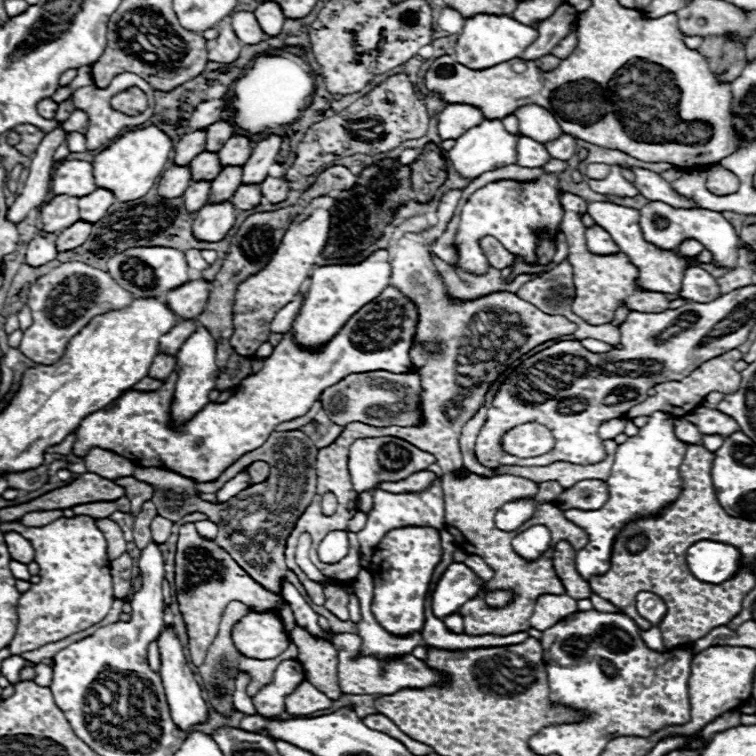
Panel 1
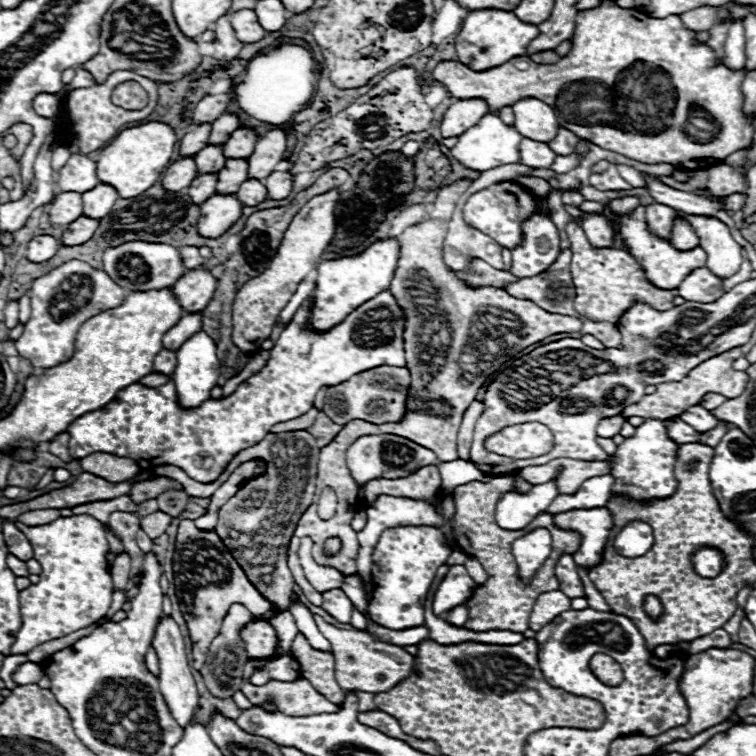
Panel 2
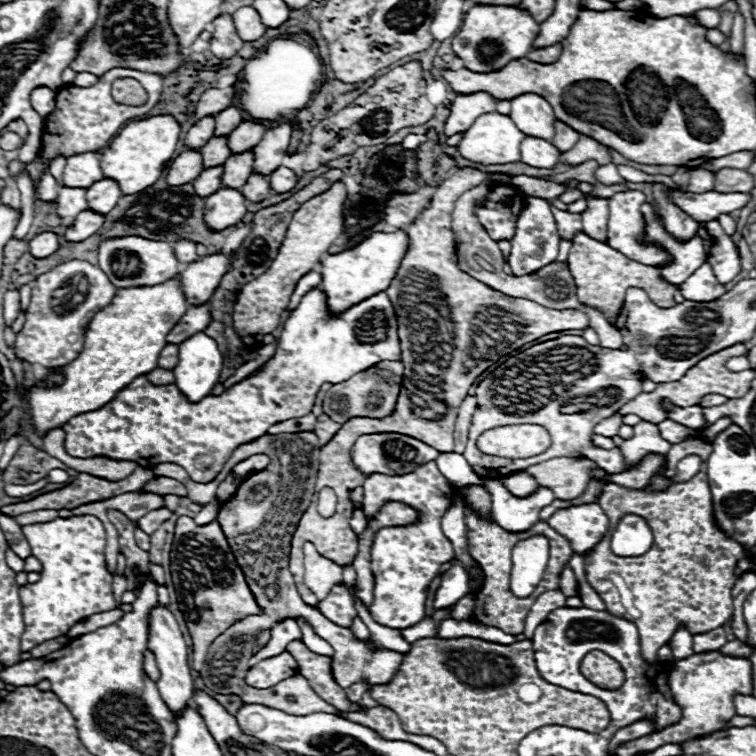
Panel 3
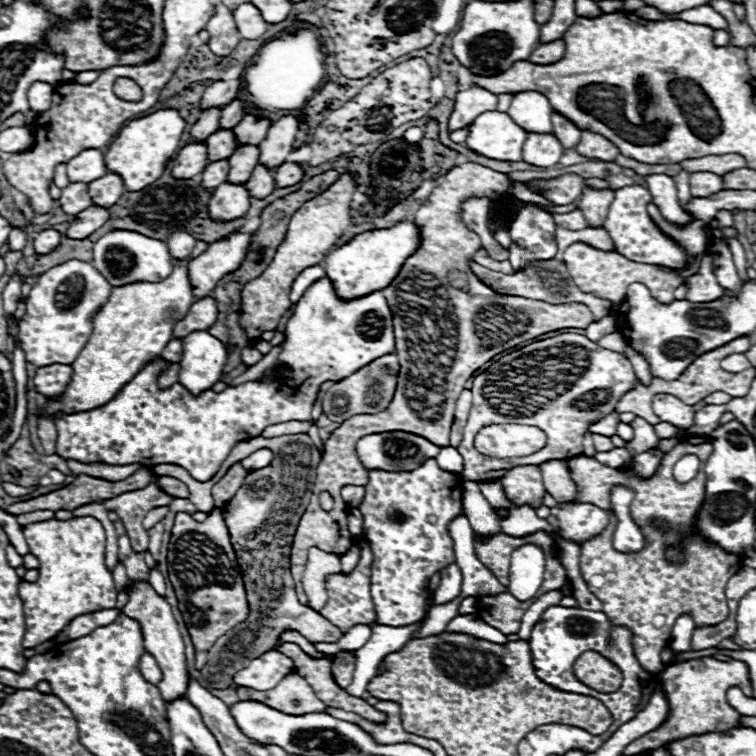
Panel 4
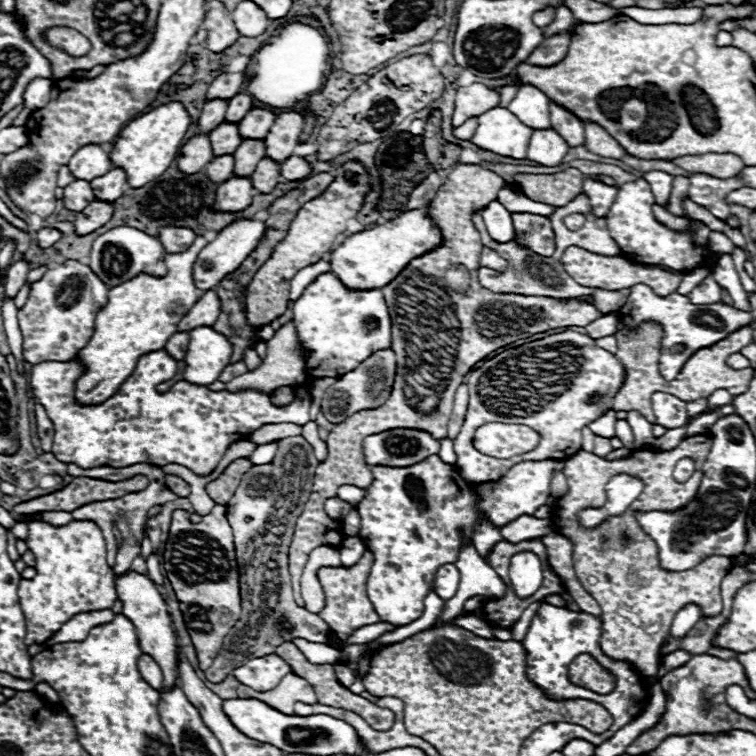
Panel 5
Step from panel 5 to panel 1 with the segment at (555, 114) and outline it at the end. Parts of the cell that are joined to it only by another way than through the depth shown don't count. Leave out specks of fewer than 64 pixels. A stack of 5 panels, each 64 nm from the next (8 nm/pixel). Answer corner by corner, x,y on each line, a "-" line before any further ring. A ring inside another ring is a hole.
562,134
560,138
552,140
552,142
546,142
544,144
548,148
548,152
552,154
552,158
558,158
558,160
570,160
574,150
576,150
576,138
570,136
570,134

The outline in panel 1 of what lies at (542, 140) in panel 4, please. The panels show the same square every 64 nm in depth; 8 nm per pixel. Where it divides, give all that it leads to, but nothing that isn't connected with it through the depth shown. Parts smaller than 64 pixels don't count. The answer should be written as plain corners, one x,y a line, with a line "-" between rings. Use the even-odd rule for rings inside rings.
520,136
516,152
518,152
518,162
516,164
524,166
524,168
542,168
546,162
552,160
552,156
544,148
544,144
540,144
536,140
530,140
528,136

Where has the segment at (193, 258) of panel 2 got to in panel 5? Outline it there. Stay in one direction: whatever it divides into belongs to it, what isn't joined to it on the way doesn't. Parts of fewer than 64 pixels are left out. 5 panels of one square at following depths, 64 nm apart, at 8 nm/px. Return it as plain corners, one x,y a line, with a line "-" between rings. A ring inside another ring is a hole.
164,226
160,228
158,238
162,240
162,246
166,252
174,254
174,252
184,252
196,238
196,234
190,228
182,228
182,226

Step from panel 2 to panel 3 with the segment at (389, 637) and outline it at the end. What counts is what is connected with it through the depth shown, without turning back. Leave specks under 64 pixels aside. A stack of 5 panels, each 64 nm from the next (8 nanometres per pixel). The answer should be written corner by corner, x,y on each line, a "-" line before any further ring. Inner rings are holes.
446,608
446,610
436,610
436,612
432,612
432,616
424,616
422,622
418,622
418,624
402,630
404,640
406,640
406,642
414,642
414,640
418,640
418,638
436,636
436,628
440,626
440,620
446,620
448,612
450,612
450,608

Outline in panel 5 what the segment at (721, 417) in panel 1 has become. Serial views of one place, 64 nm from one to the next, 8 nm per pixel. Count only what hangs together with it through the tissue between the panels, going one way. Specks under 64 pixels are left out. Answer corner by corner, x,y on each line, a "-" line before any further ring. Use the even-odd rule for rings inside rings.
656,392
652,396
652,408
654,408
654,414
656,414
656,424
664,426
666,430
680,428
688,420
686,402
678,400
676,396
670,396
670,394
664,394
664,392

